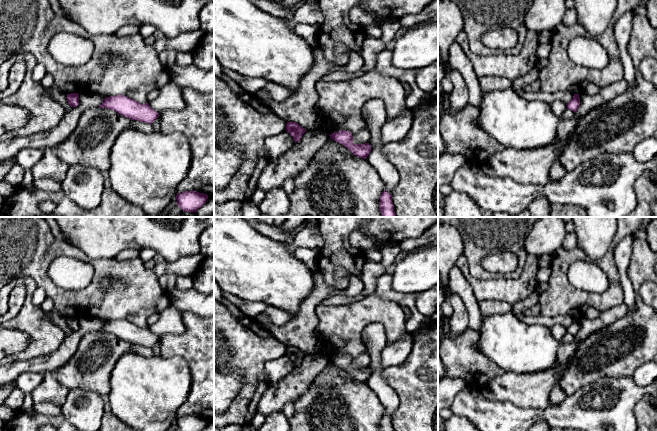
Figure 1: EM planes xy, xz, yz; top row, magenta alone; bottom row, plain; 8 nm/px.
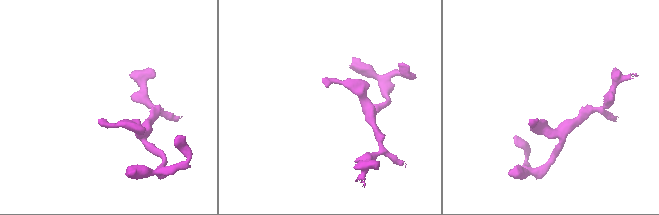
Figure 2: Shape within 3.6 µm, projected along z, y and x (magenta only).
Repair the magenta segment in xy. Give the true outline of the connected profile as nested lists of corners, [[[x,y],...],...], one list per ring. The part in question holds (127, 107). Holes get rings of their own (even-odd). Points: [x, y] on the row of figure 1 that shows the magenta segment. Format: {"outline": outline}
{"outline": [[[124,95],[105,97],[99,108],[108,108],[131,120],[149,124],[152,124],[159,117],[159,113],[148,103],[141,104]]]}

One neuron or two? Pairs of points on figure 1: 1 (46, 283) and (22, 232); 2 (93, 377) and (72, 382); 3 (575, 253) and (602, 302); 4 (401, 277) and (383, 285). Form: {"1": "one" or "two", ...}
{"1": "one", "2": "one", "3": "one", "4": "two"}

